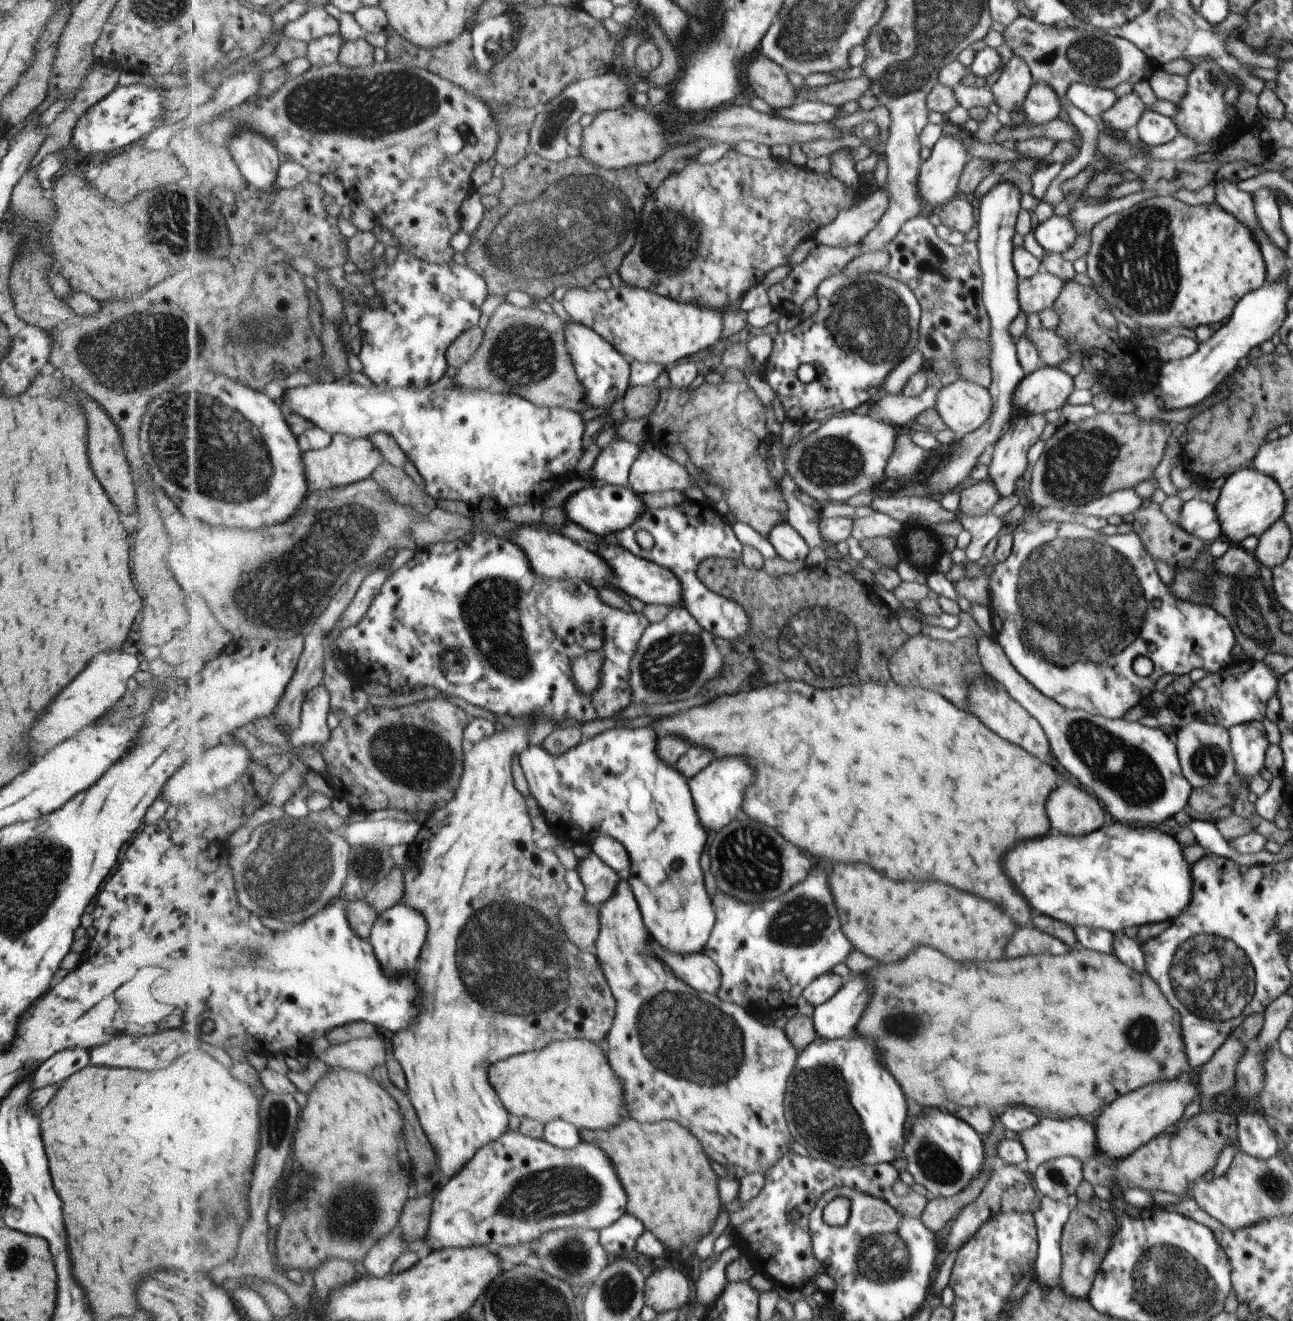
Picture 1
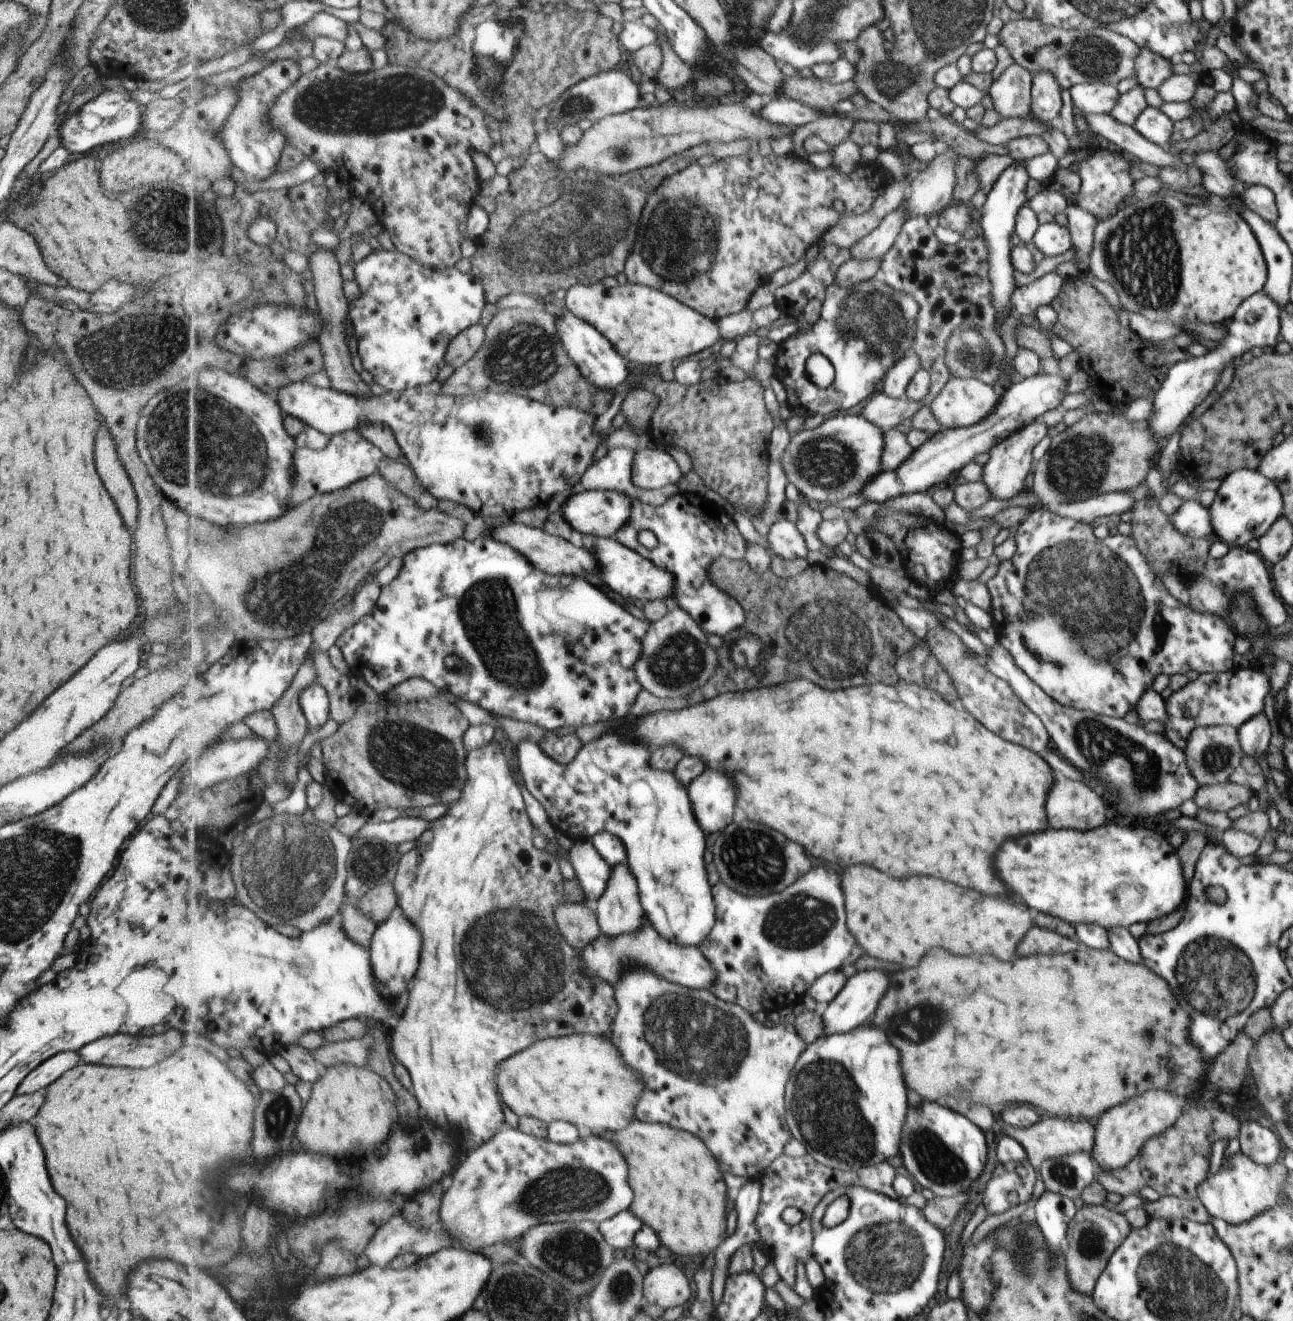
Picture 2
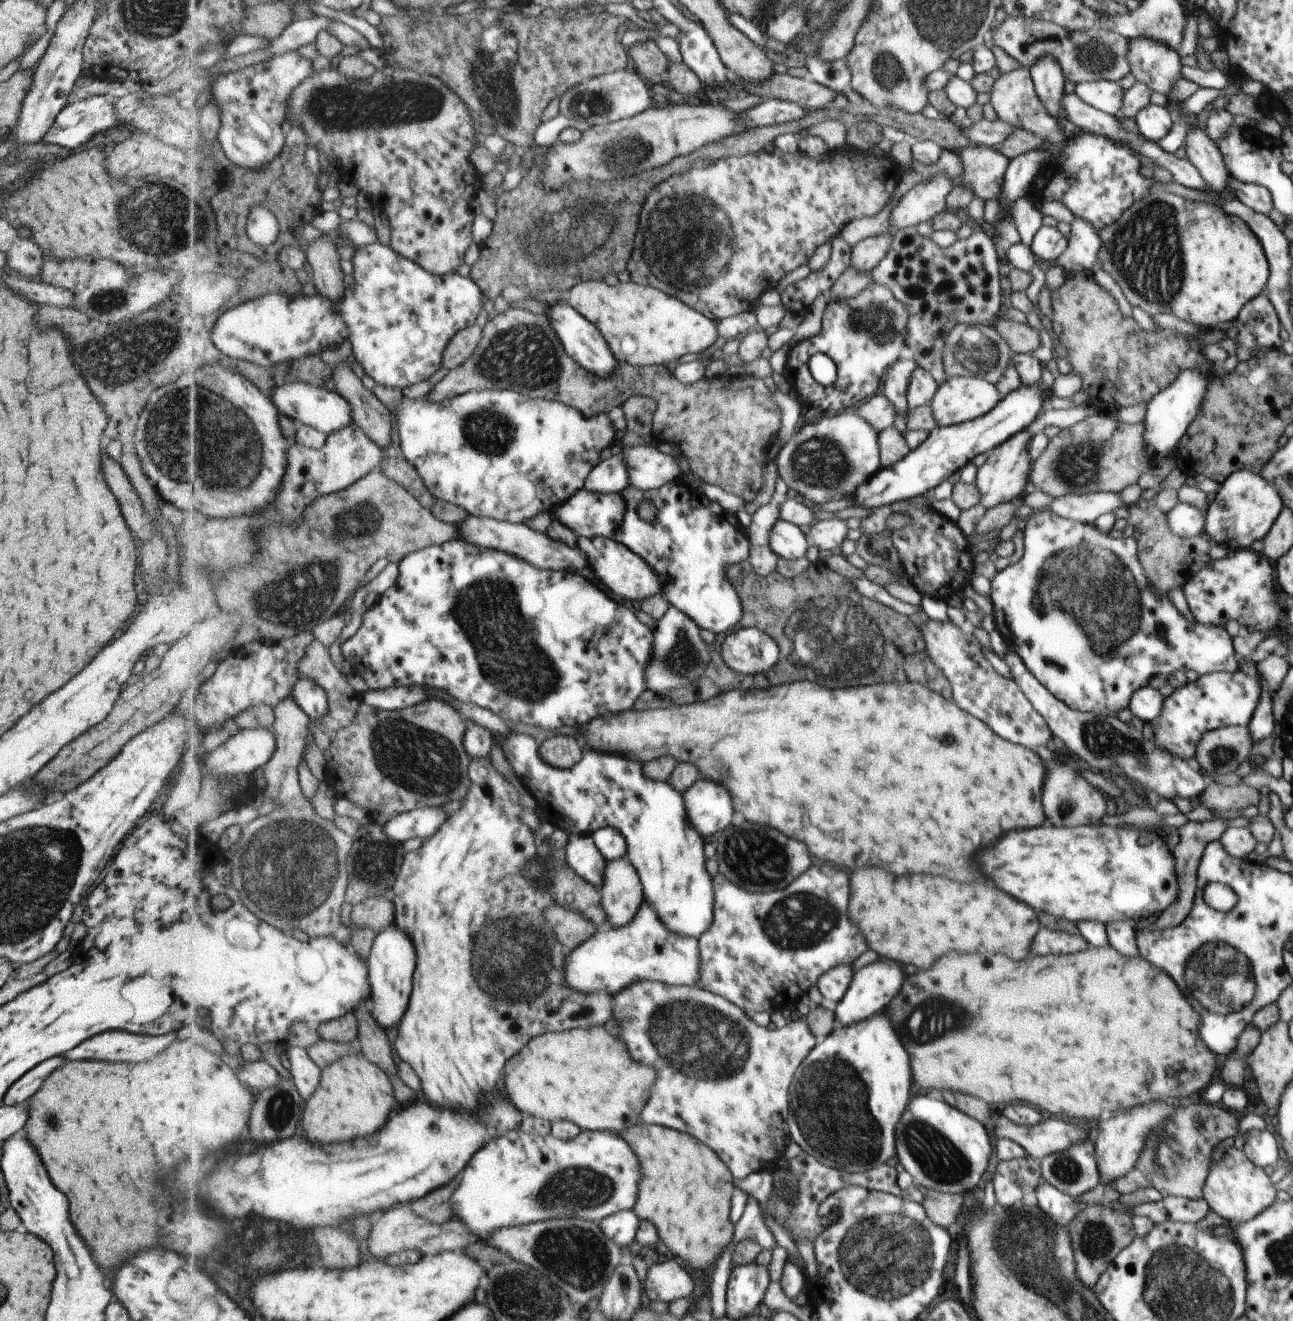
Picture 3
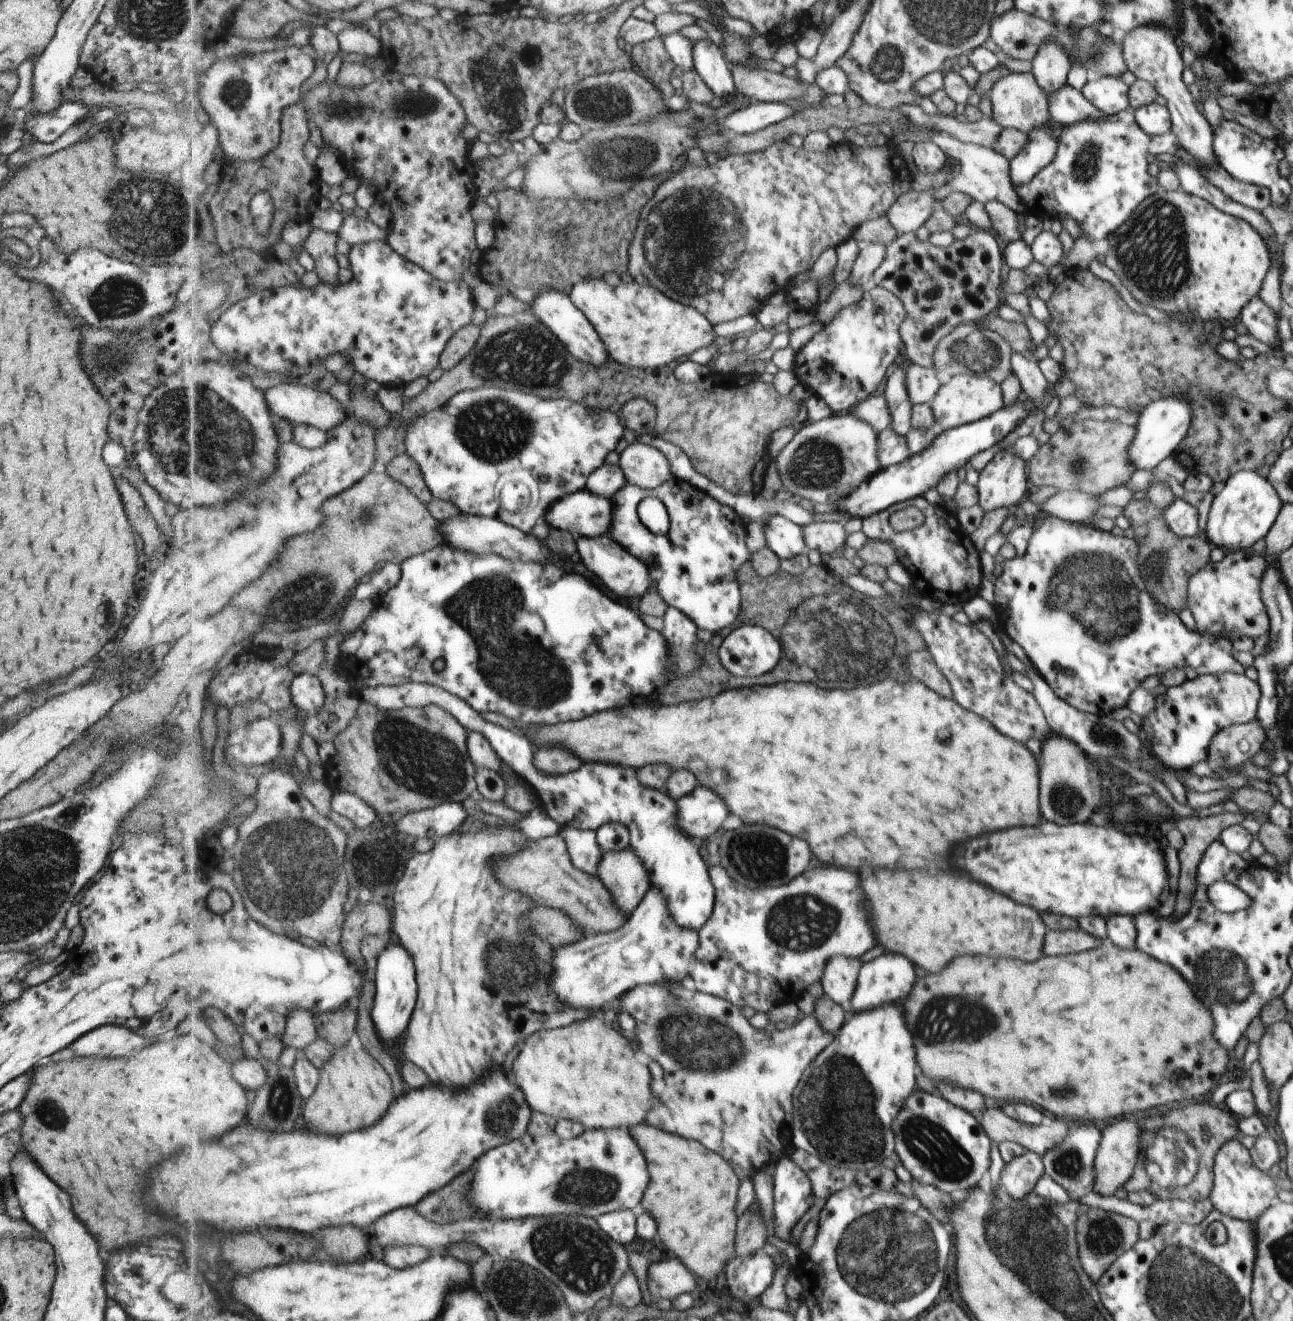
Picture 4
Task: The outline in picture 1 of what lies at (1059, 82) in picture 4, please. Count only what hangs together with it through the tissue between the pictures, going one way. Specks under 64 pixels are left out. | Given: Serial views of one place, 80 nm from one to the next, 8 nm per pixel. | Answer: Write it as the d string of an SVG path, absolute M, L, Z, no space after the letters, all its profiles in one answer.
M1045 82L1034 83L1023 104L1024 117L1035 125L1046 124L1055 118L1062 107L1062 99Z

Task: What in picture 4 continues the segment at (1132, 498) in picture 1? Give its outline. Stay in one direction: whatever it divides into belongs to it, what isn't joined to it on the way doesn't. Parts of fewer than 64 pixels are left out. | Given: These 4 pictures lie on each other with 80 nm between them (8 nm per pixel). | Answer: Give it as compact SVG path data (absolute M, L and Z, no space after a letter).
M1058 491L1043 504L1037 504L1028 499L1020 507L1024 508L1028 519L1038 520L1053 516L1069 523L1088 524L1096 510L1101 507L1097 496L1080 491Z

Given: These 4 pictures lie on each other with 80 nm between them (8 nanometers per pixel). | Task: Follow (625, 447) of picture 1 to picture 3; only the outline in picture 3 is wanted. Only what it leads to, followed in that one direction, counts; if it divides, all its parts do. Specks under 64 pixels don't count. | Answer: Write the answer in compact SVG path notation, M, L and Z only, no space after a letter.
M624 449L609 460L601 461L588 476L586 489L601 494L622 493L632 485Z

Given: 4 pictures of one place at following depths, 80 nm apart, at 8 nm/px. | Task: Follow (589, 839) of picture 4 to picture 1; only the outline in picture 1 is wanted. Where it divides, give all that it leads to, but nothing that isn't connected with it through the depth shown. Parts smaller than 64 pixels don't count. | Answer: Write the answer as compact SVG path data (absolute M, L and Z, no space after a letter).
M594 850L585 859L579 860L577 870L586 888L586 900L599 908L614 896L622 880L621 874L606 864Z

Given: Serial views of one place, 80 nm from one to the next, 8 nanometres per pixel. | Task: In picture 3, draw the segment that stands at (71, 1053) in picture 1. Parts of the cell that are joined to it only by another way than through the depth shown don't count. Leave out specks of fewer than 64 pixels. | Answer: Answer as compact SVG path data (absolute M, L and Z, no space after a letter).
M49 1058L26 1072L20 1080L16 1080L10 1086L9 1091L4 1096L3 1106L12 1106L12 1104L21 1104L28 1101L32 1094L42 1086L42 1082L52 1074L52 1070L58 1068L60 1064L62 1064L62 1058Z

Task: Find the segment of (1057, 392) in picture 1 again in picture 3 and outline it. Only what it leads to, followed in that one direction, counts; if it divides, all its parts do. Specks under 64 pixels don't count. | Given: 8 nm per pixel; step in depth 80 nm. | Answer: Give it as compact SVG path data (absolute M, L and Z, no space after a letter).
M1042 381L1036 382L1036 384L1028 384L1028 386L1026 386L1026 384L1020 384L1017 389L1004 396L1003 404L999 404L984 417L969 421L968 423L950 427L937 427L935 430L932 430L921 447L912 449L903 460L900 460L900 462L890 466L888 469L882 468L874 478L870 478L867 483L864 483L854 493L852 499L855 500L856 505L864 506L864 508L872 508L874 510L882 506L895 504L896 502L908 501L910 498L916 498L916 496L925 496L934 488L946 485L946 480L950 475L960 472L960 470L971 463L977 455L989 453L996 446L1011 439L1013 435L1024 431L1039 416L1044 404L1046 405L1046 399L1051 400L1052 404L1054 398L1054 392L1050 389L1047 391Z

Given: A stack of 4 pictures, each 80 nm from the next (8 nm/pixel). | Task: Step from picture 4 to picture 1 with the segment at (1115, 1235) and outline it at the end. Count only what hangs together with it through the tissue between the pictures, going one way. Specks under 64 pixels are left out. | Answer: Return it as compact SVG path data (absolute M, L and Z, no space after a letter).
M1079 1201L1071 1210L1061 1238L1063 1269L1060 1287L1065 1293L1077 1299L1087 1298L1101 1262L1110 1250L1113 1236L1118 1231L1117 1216L1105 1205L1101 1206L1092 1201Z

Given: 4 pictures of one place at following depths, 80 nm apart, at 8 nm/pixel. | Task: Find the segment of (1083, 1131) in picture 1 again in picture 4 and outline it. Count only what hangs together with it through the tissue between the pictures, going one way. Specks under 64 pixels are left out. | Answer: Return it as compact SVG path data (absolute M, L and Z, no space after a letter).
M1000 1107L984 1108L979 1119L994 1142L1012 1141L1039 1155L1064 1142L1070 1132L1063 1119L1027 1125L1009 1117Z

